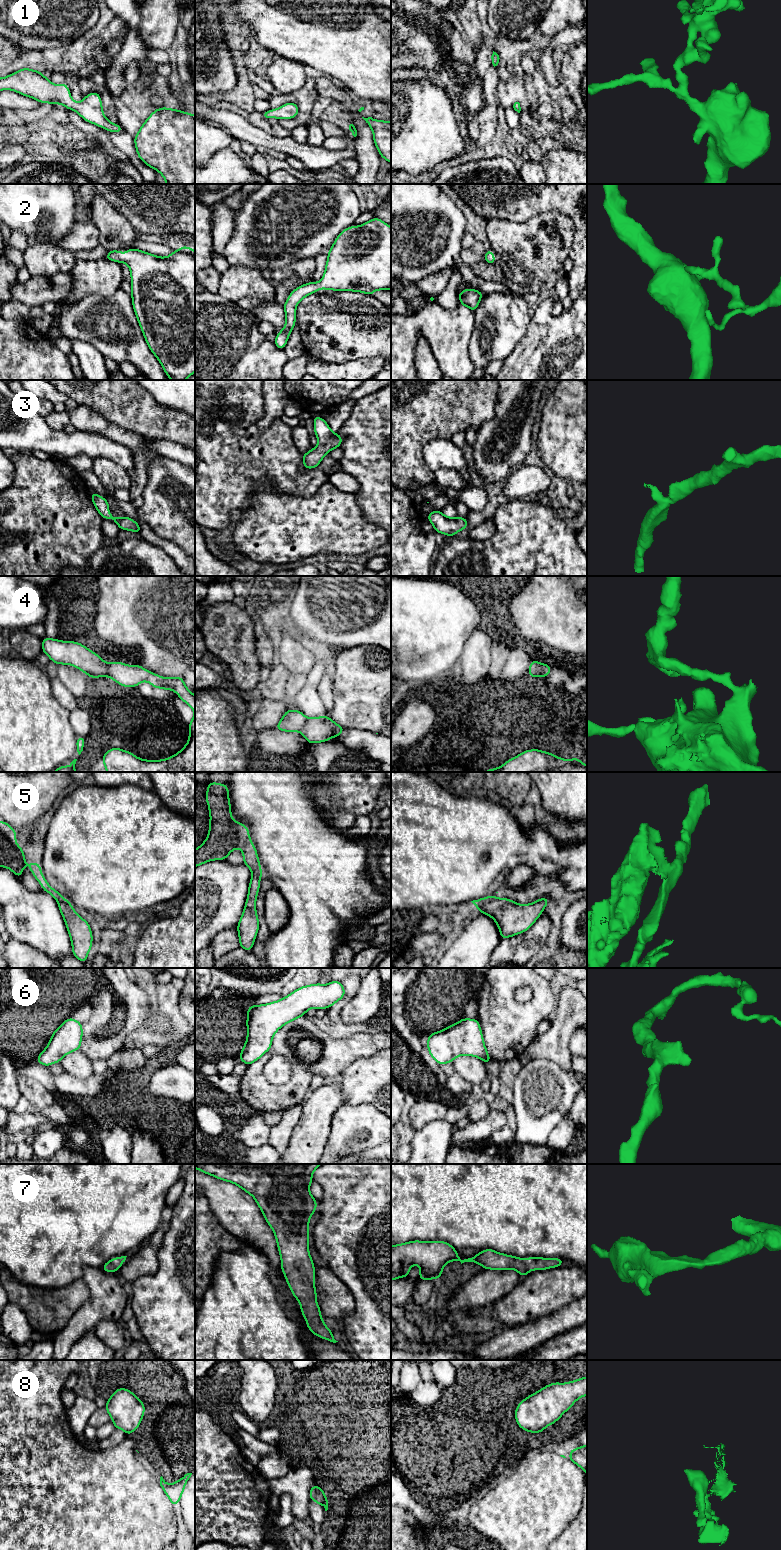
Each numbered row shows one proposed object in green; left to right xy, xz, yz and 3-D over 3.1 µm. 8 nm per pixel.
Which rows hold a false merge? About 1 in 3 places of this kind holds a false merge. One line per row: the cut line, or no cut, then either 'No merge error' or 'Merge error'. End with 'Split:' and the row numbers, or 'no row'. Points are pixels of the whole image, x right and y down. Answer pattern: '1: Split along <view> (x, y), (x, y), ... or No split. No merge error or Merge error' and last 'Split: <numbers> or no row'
1: No split. No merge error
2: No split. No merge error
3: No split. No merge error
4: Split along xy (108, 663), (106, 675). Merge error
5: No split. No merge error
6: No split. No merge error
7: No split. No merge error
8: Split along yz (542, 1429), (536, 1432). Merge error
Split: 4, 8

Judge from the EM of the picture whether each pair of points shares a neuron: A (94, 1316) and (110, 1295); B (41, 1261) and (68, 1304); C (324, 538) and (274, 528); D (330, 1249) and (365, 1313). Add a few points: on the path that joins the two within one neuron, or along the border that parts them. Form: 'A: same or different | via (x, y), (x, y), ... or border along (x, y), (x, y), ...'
A: same | via (95, 1311), (106, 1300)
B: different | border along (80, 1279), (61, 1287), (35, 1287)
C: same | via (312, 528), (286, 528)
D: same | via (346, 1265), (365, 1286), (365, 1297)

